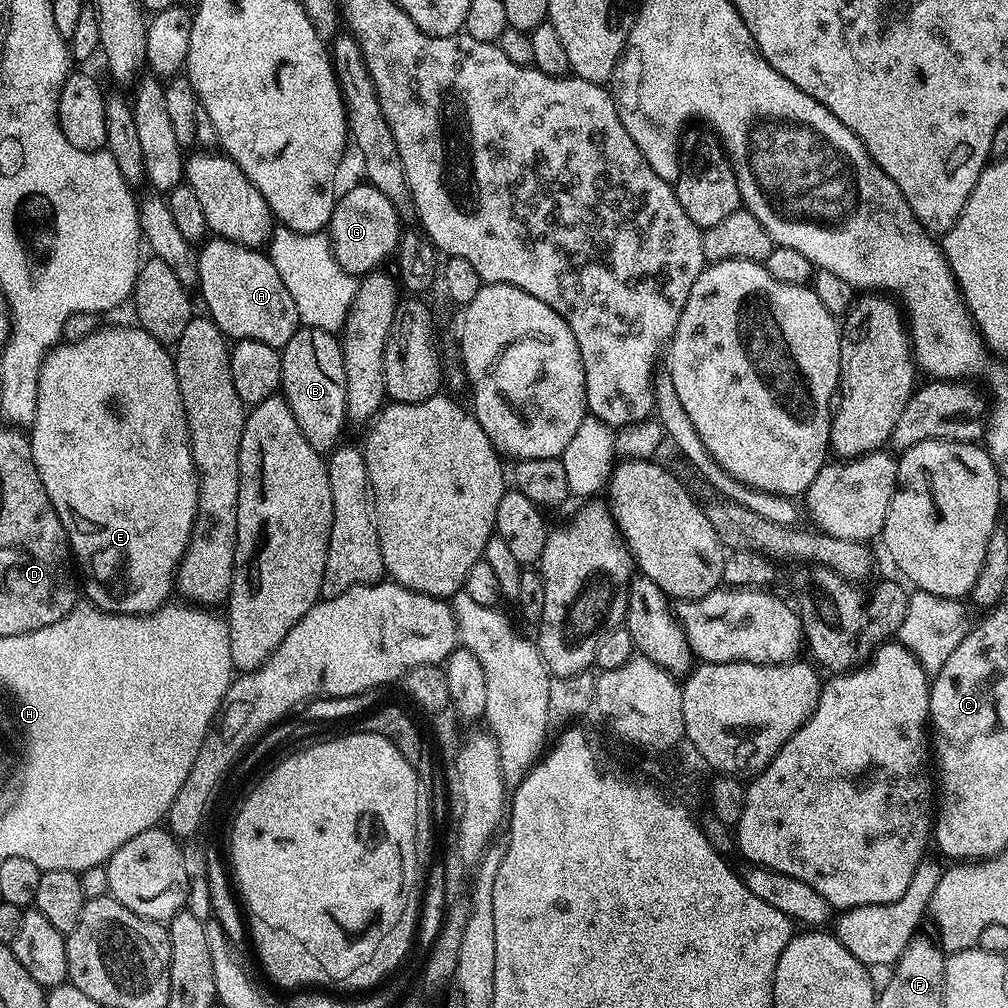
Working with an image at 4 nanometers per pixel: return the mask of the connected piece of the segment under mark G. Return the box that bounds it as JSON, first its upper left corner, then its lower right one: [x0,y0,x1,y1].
[326,183,402,278]

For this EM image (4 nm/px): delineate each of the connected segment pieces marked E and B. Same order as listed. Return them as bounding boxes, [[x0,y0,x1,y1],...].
[[30,326,200,616],[280,328,346,454]]

